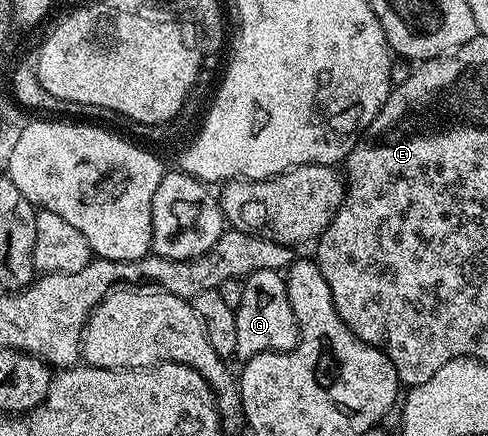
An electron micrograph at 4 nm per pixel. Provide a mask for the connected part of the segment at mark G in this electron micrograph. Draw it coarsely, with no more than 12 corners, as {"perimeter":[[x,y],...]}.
{"perimeter":[[285,275],[241,281],[234,356],[291,352],[298,323]]}

